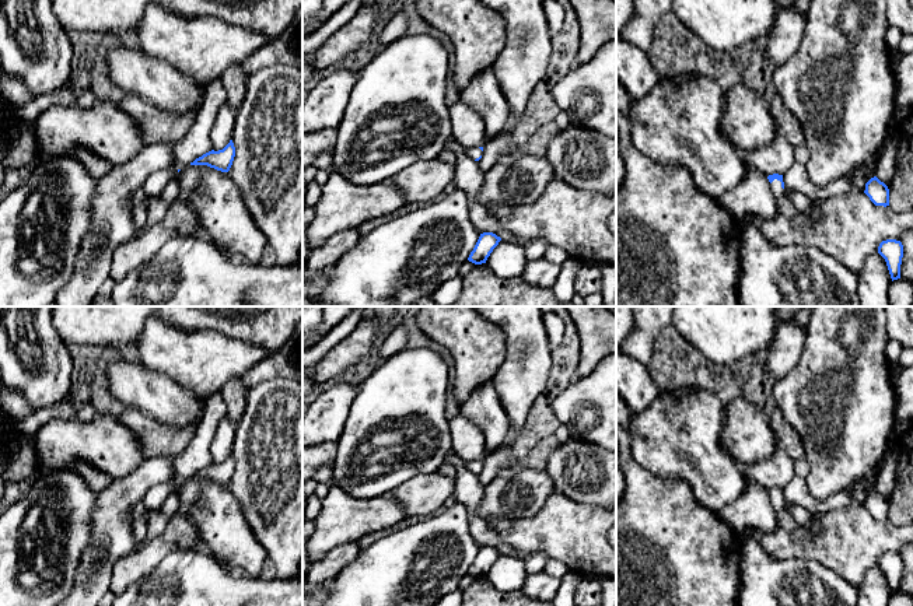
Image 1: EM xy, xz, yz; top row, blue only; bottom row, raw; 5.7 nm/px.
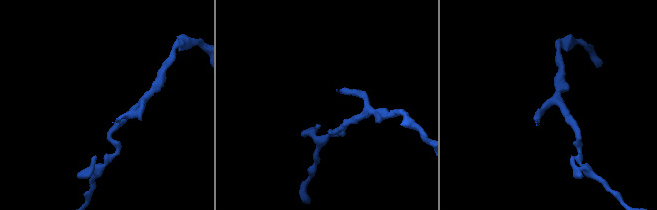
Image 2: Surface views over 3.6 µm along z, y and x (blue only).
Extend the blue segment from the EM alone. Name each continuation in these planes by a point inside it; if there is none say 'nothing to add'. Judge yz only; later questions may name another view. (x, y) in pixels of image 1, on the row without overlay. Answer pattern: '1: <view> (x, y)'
1: yz (776, 498)

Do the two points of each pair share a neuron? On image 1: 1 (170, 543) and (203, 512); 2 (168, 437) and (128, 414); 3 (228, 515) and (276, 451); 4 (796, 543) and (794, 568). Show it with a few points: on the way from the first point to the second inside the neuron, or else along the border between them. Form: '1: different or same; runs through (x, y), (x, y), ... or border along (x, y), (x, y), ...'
1: different; border along (185, 515), (196, 529)
2: same; runs through (158, 437), (154, 437), (137, 421)
3: different; border along (227, 486), (254, 532)
4: different; border along (763, 546), (775, 559), (805, 557), (826, 566)

